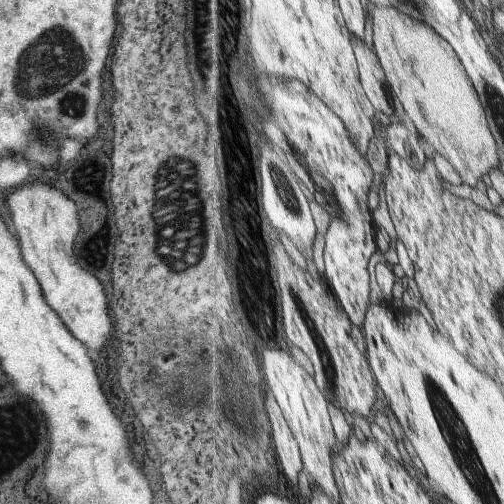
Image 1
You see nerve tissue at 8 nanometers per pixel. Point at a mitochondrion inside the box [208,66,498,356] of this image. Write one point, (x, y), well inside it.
(223, 130)

